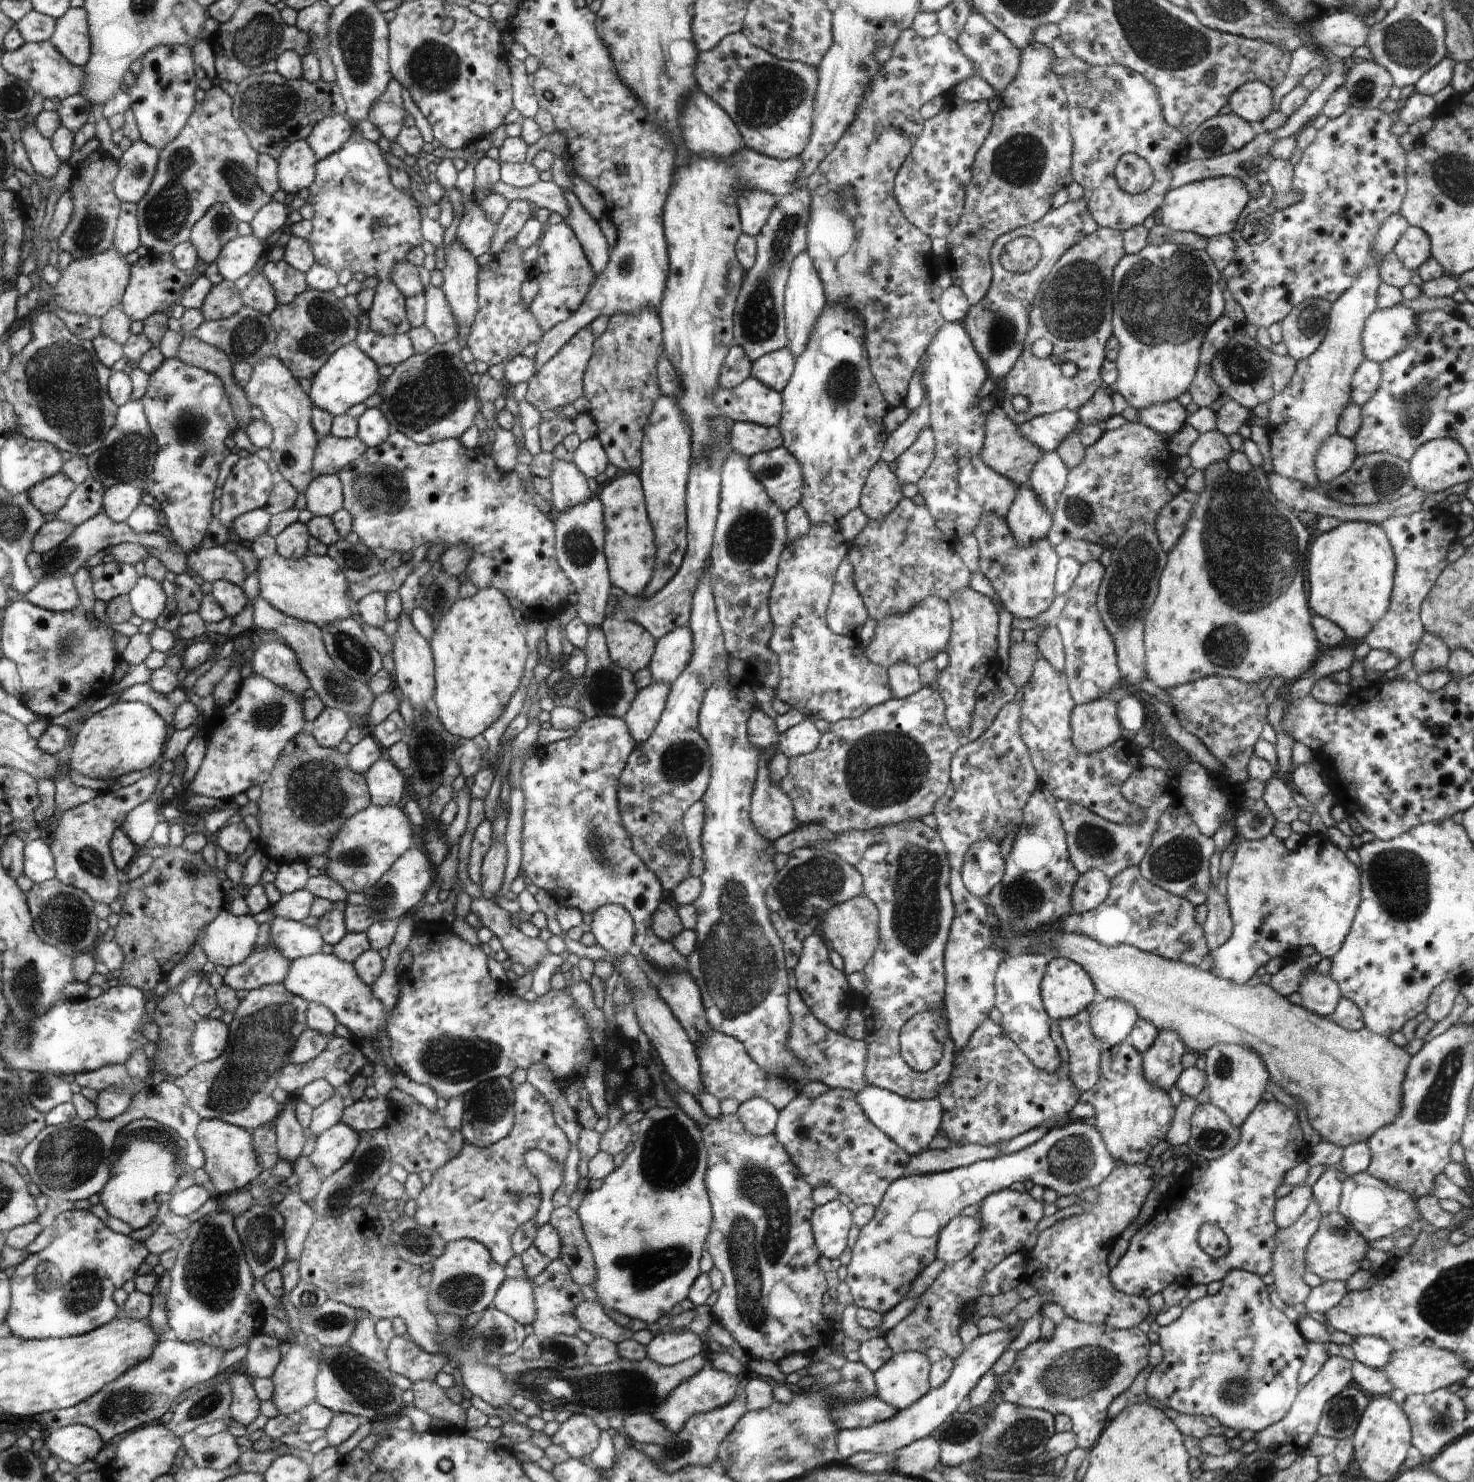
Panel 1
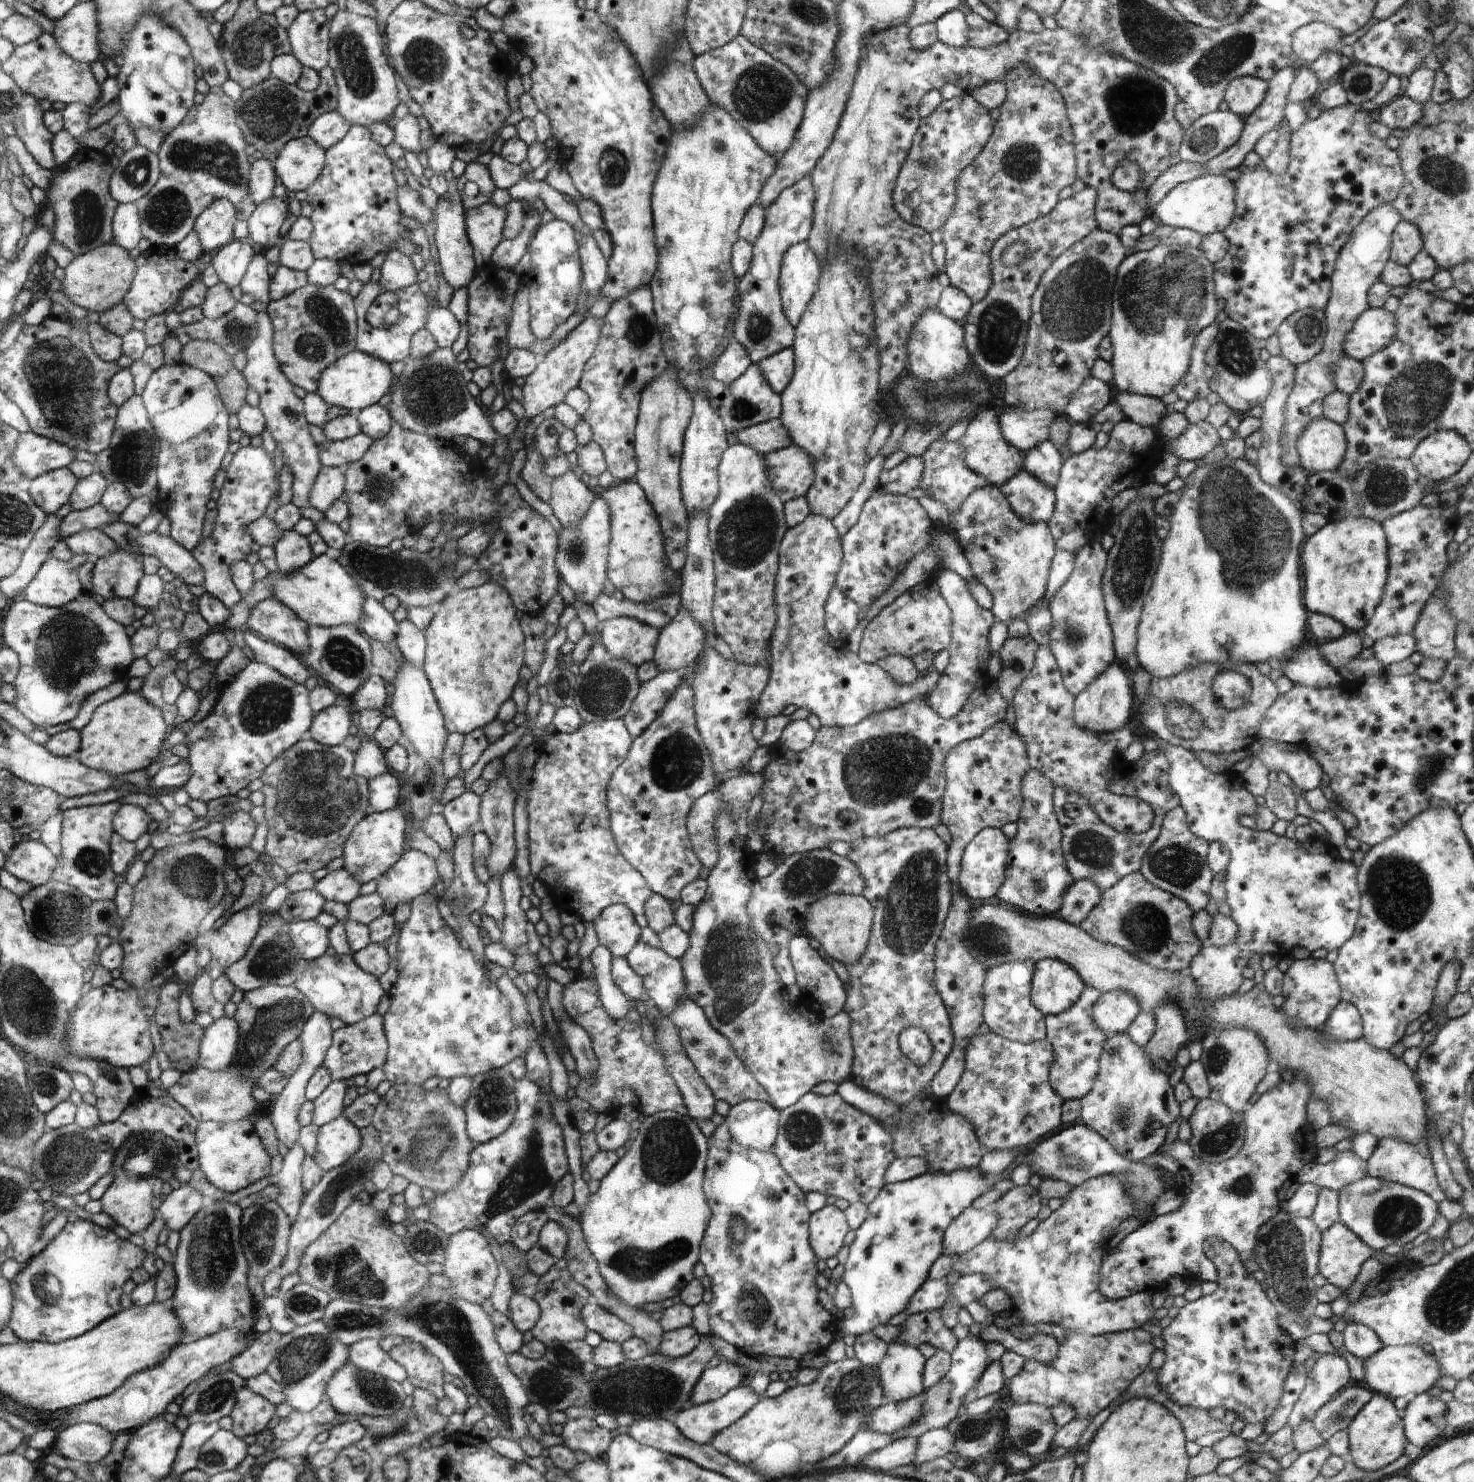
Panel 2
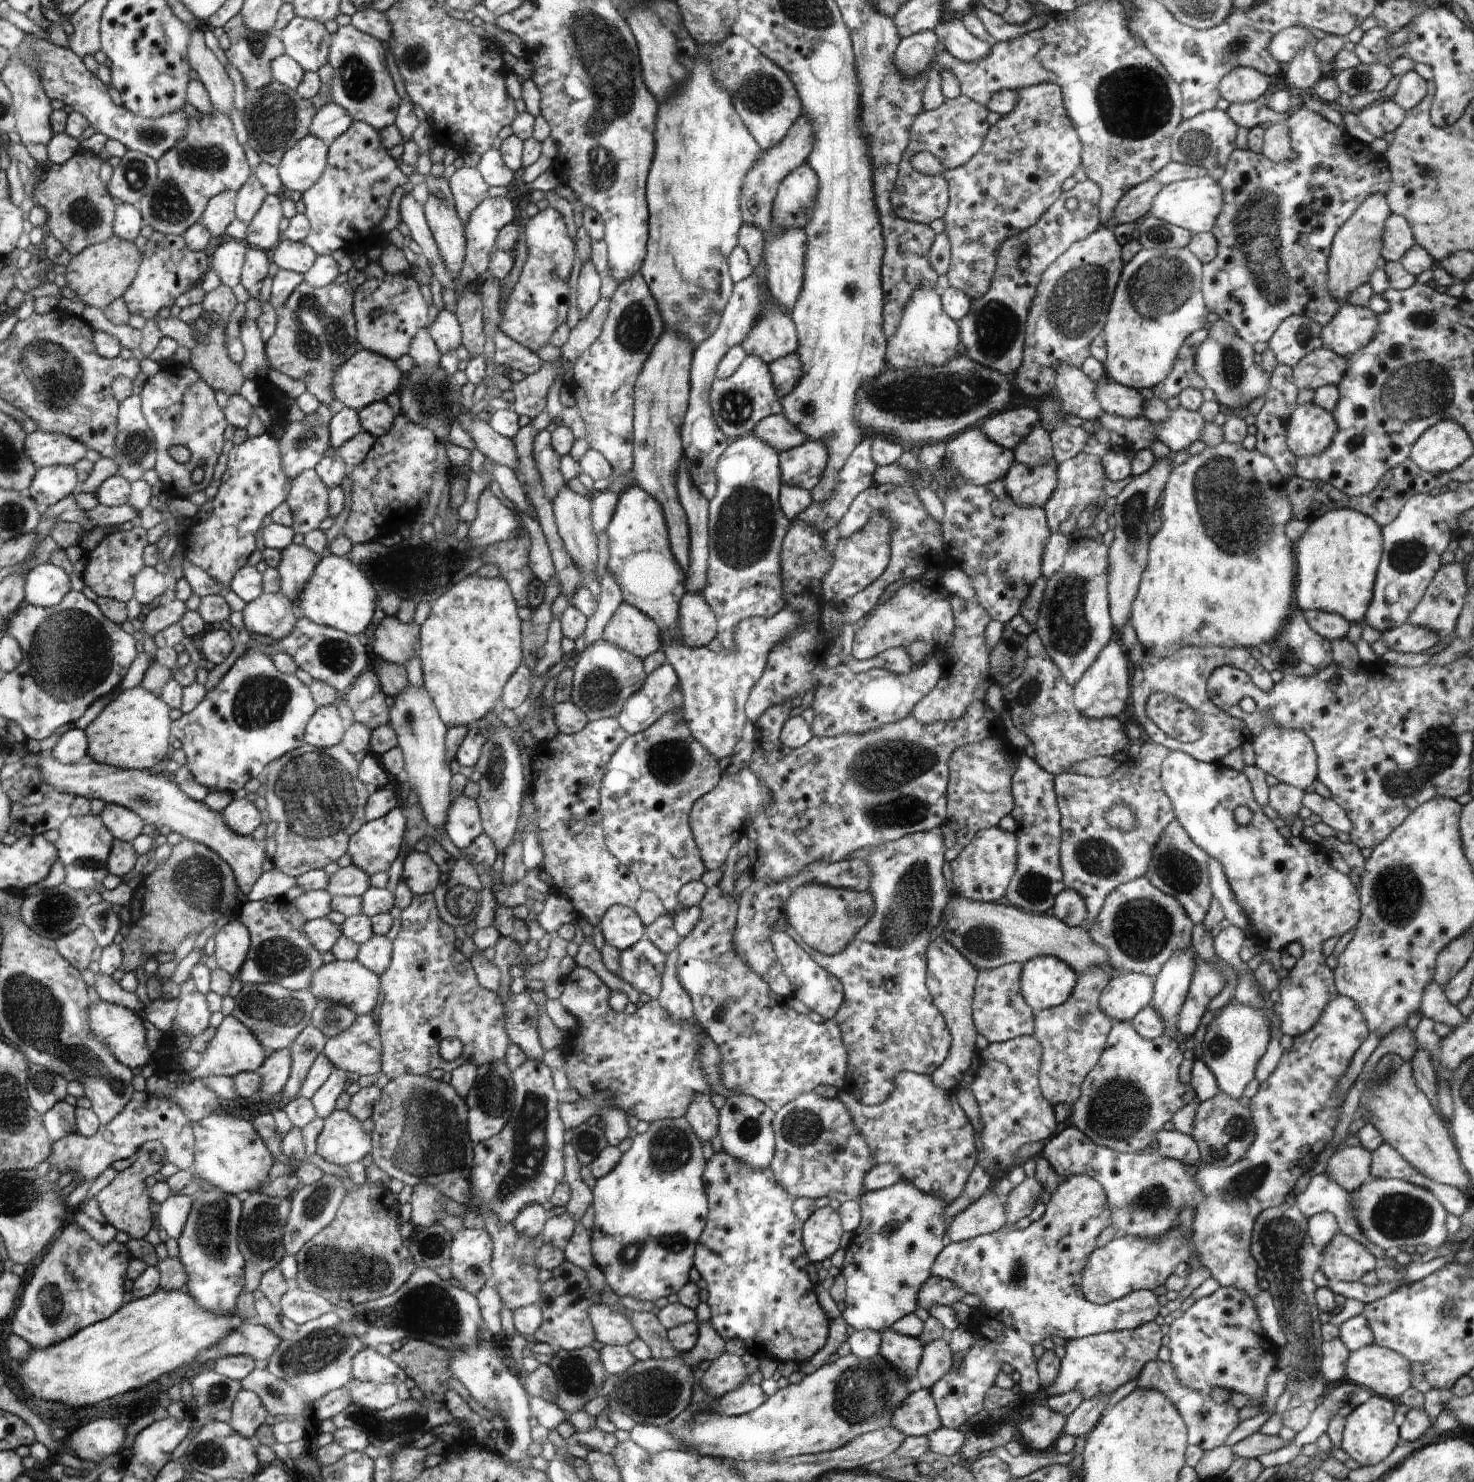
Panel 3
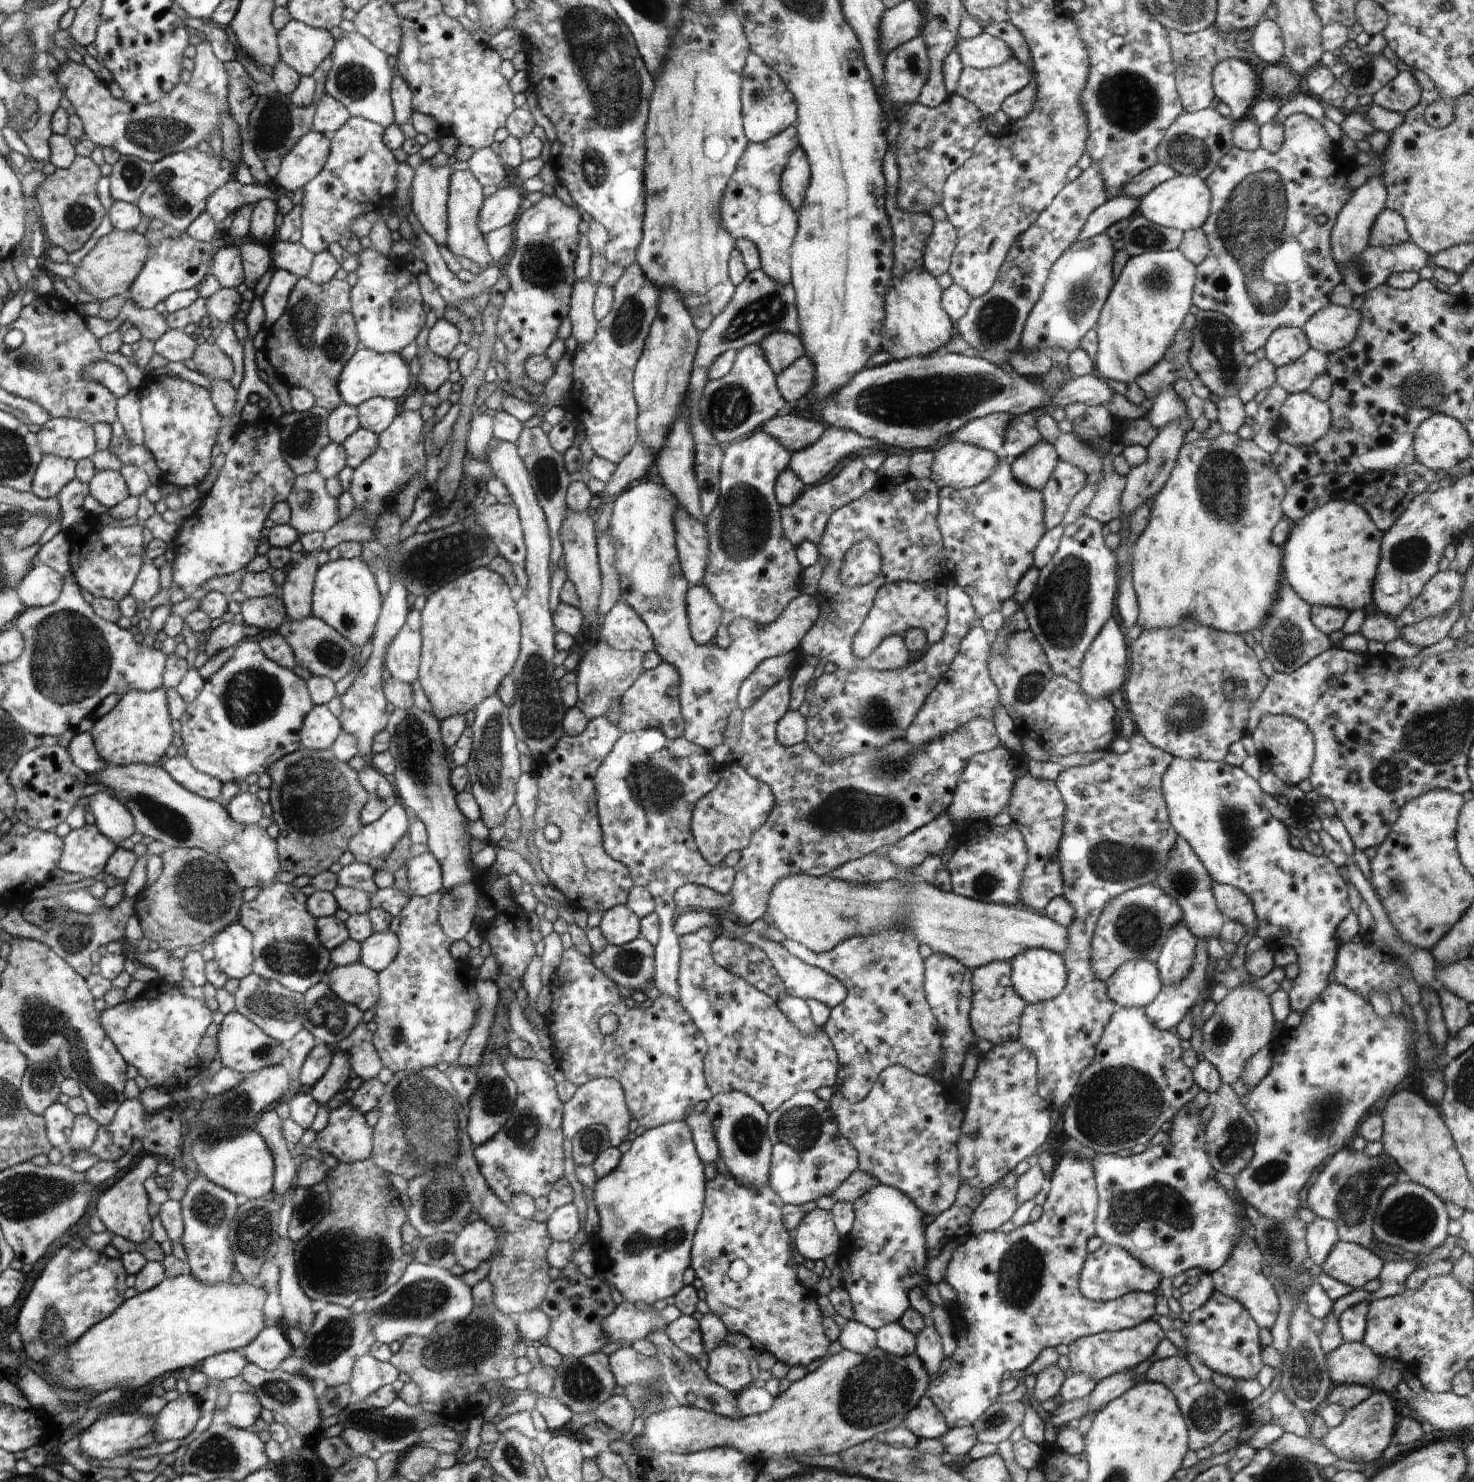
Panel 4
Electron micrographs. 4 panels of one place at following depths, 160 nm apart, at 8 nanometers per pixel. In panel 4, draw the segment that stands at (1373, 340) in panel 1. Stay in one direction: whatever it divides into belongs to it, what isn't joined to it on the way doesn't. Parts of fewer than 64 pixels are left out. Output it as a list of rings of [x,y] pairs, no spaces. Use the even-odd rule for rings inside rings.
[[[1330,304],[1319,310],[1304,326],[1309,346],[1327,355],[1346,348],[1361,326],[1360,311]]]

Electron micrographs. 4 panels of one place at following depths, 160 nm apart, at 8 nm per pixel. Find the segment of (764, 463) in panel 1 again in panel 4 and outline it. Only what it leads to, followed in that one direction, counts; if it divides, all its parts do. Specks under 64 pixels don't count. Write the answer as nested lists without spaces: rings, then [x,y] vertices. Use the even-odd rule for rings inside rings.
[[[830,426],[811,447],[791,453],[790,468],[800,480],[811,487],[826,478],[830,470],[850,456],[862,456],[876,440],[848,429]]]

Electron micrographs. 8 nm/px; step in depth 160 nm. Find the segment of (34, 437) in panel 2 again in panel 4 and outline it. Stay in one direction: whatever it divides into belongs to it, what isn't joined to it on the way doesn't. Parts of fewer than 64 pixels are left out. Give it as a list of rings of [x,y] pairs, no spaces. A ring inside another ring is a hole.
[[[49,419],[39,433],[44,454],[78,462],[96,452],[92,425],[78,419]]]

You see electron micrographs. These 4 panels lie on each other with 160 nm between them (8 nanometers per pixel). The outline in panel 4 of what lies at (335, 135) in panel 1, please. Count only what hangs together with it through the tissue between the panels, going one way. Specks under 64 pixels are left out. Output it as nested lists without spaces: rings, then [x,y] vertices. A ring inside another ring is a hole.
[[[325,94],[319,103],[319,110],[315,114],[314,132],[331,137],[352,116],[348,109],[332,96]]]

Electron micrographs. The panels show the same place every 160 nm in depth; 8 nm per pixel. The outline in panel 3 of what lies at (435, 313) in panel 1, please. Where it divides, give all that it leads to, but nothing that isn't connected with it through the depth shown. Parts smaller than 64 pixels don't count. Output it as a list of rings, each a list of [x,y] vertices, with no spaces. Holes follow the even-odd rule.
[[[447,309],[439,310],[427,329],[442,355],[456,350],[461,345],[460,323],[456,315]]]

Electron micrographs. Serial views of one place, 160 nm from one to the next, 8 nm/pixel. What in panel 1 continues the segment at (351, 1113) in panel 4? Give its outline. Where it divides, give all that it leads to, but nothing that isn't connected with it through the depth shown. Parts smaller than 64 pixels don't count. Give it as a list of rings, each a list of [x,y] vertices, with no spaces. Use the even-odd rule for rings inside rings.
[[[340,1122],[317,1137],[310,1162],[316,1166],[322,1179],[328,1178],[350,1160],[359,1141],[359,1133]]]

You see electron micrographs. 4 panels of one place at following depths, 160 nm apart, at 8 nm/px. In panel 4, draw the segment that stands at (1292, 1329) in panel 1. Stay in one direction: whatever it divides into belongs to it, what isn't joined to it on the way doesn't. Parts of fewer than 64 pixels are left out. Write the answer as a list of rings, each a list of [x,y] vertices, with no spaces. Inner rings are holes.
[[[1215,1290],[1204,1306],[1194,1310],[1190,1320],[1184,1323],[1181,1333],[1186,1340],[1186,1348],[1194,1352],[1204,1366],[1213,1372],[1231,1376],[1234,1380],[1257,1379],[1257,1374],[1264,1365],[1260,1357],[1263,1349],[1260,1329],[1239,1300]]]

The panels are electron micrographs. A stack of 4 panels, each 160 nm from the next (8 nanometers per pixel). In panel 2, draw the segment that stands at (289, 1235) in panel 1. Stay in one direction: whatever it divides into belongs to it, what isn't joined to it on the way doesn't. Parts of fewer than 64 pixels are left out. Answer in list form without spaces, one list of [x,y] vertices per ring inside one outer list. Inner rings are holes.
[[[296,1142],[294,1146],[288,1148],[288,1152],[283,1158],[282,1168],[276,1176],[269,1175],[260,1179],[236,1193],[229,1194],[224,1200],[239,1204],[247,1196],[257,1194],[267,1186],[275,1185],[280,1190],[278,1198],[276,1198],[277,1204],[294,1222],[305,1196],[305,1191],[301,1186],[301,1165],[305,1156],[302,1146]]]

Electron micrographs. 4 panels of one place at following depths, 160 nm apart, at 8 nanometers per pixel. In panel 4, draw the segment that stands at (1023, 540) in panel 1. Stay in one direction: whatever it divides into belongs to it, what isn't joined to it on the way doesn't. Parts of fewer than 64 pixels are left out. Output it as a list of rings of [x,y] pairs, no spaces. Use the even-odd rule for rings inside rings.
[[[1041,440],[1010,461],[1011,473],[1021,485],[1042,492],[1059,460],[1054,446]]]

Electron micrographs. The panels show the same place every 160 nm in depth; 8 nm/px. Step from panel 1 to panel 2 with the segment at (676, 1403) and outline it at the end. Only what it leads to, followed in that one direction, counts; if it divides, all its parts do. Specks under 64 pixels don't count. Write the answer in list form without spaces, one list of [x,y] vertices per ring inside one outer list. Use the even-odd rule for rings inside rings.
[[[721,1358],[718,1366],[708,1368],[703,1373],[699,1383],[695,1386],[695,1391],[692,1392],[691,1403],[703,1404],[719,1400],[736,1388],[740,1382],[742,1382],[740,1368],[736,1364]]]

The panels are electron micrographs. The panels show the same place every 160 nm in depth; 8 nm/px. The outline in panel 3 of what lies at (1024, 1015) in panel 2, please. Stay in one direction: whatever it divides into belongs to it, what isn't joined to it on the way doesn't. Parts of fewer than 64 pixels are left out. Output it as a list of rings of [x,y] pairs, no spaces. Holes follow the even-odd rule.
[[[1020,963],[1003,964],[998,968],[979,969],[975,980],[973,994],[972,1016],[973,1023],[980,1035],[985,1036],[989,1043],[1003,1043],[1010,1039],[1032,1035],[1035,1030],[1034,1010],[1032,1010],[1021,995],[1020,979],[1023,966]]]

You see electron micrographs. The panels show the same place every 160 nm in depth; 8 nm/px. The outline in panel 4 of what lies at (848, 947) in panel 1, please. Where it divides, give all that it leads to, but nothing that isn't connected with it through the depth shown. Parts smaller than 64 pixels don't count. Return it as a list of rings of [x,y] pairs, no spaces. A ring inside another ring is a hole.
[[[796,875],[782,879],[769,895],[766,915],[774,920],[775,928],[787,939],[792,939],[812,949],[815,953],[831,951],[834,947],[858,935],[872,935],[888,927],[906,927],[910,929],[919,943],[928,945],[933,952],[952,956],[971,970],[983,967],[994,961],[1011,961],[1021,952],[1033,948],[1045,948],[1062,955],[1069,947],[1067,927],[1059,925],[1049,916],[1036,914],[1023,906],[1008,906],[997,903],[984,903],[969,897],[936,888],[922,881],[914,885],[900,880],[890,879],[877,883],[855,883],[832,877]]]

